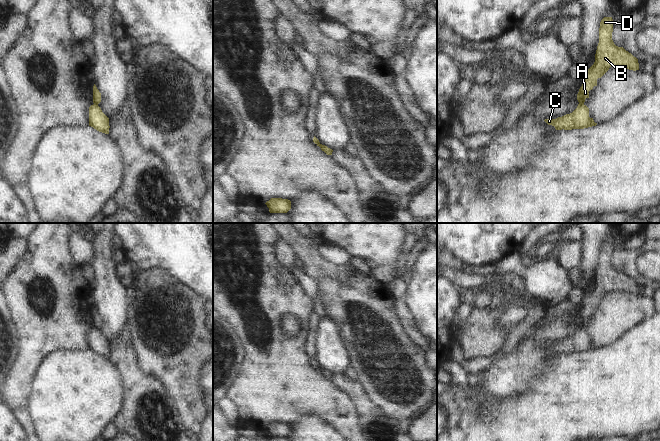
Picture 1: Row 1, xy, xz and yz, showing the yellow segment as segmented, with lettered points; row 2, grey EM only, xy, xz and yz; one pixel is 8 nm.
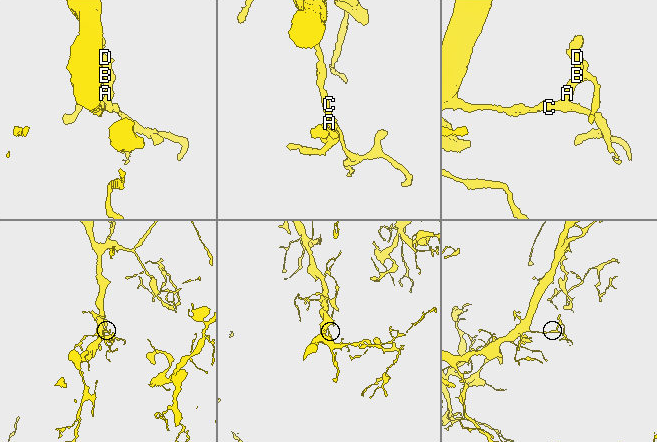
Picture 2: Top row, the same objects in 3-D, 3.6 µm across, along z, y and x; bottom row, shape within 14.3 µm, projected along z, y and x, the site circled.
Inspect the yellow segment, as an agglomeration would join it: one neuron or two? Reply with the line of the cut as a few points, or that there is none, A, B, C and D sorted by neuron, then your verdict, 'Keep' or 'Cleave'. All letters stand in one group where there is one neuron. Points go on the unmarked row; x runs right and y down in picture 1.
Split along yz (579, 326), (583, 328). Groups: A B D / C. Cleave.

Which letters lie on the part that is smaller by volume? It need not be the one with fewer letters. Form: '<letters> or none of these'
A, B, D

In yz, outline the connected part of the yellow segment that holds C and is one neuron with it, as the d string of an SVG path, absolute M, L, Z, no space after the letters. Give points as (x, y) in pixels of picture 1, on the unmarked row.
M580 327L572 337L556 343L545 343L544 345L548 349L554 350L556 354L584 353L597 349L593 342L589 341L589 332Z

